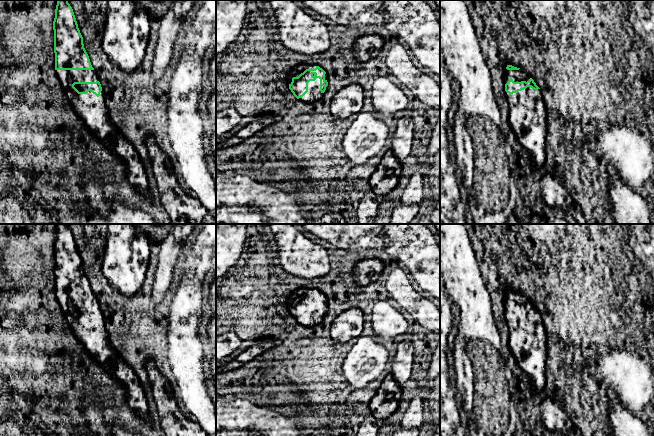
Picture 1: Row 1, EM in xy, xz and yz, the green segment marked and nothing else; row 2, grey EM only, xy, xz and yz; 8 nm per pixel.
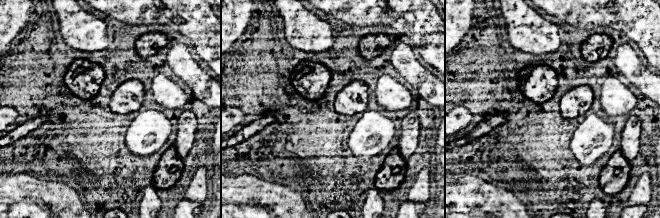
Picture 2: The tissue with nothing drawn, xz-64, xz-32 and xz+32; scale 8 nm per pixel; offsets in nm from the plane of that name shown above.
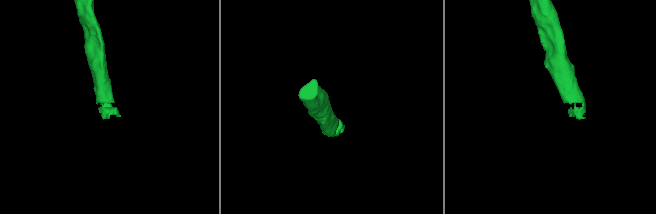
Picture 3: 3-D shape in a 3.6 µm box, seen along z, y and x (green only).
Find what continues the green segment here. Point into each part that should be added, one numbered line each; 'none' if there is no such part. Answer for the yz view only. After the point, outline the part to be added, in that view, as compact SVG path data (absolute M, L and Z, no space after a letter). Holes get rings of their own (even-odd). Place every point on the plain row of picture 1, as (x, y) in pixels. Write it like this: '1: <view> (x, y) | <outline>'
1: yz (527, 341) | M527 311L513 318L505 315L505 318L509 329L509 349L519 368L526 374L535 391L544 391L546 386L546 335L541 314Z

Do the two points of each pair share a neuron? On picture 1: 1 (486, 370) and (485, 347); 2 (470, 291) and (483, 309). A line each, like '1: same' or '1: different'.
1: same
2: different

